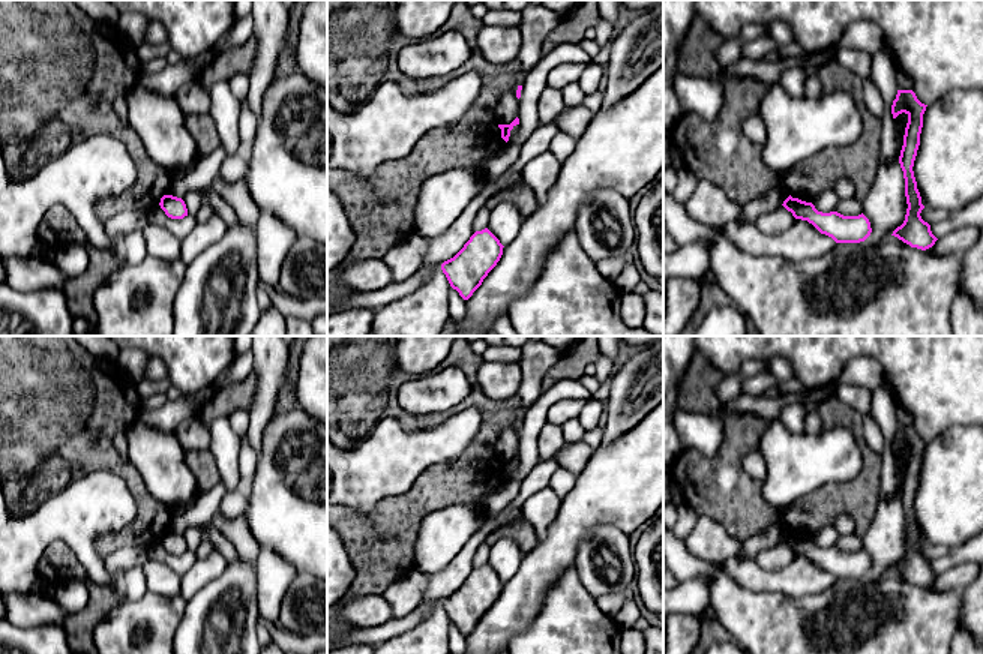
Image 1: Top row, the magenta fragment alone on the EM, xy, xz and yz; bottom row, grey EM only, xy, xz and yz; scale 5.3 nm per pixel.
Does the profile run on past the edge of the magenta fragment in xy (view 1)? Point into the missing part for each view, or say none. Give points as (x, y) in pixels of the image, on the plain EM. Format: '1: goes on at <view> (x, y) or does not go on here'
1: does not go on here

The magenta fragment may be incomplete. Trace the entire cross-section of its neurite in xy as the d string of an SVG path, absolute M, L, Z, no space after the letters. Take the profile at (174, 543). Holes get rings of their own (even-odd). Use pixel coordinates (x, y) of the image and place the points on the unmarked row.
M164 531L159 542L171 555L183 555L185 552L188 552L188 544L182 534Z

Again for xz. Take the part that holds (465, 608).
M488 566L476 567L464 584L441 600L450 622L468 636L503 591L503 580Z

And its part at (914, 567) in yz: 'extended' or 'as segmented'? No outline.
as segmented

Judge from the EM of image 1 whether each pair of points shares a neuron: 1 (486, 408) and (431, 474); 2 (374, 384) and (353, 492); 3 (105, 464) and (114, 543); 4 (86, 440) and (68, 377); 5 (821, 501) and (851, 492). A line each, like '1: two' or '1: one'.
1: one
2: two
3: one
4: one
5: one

